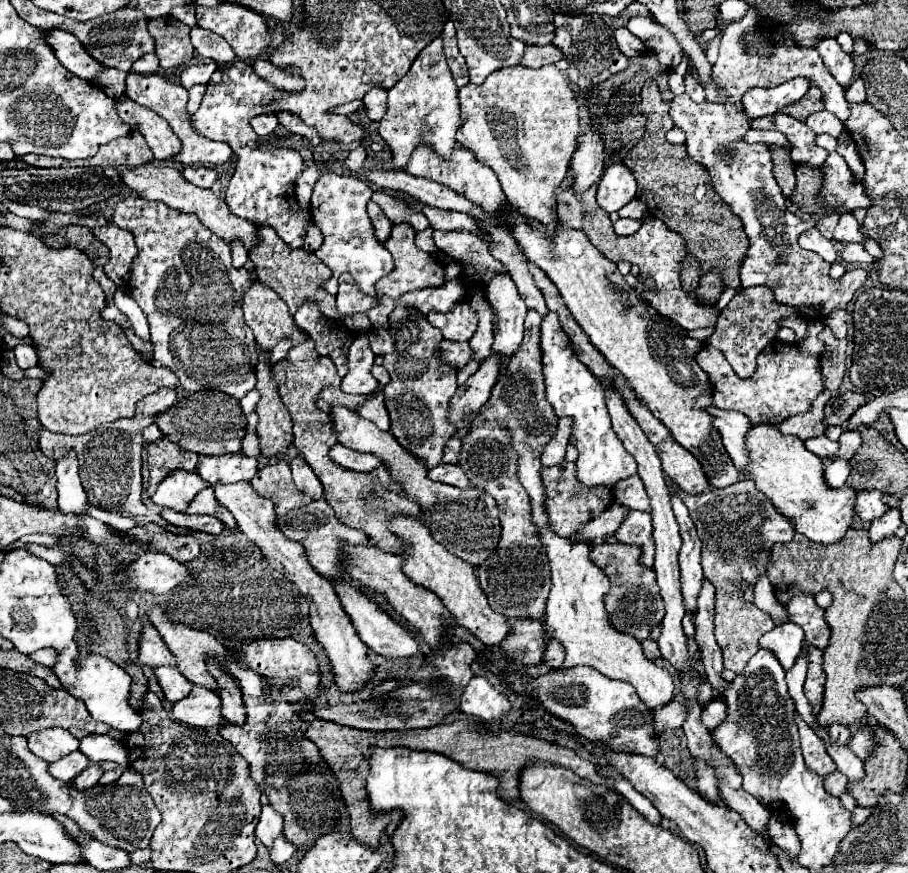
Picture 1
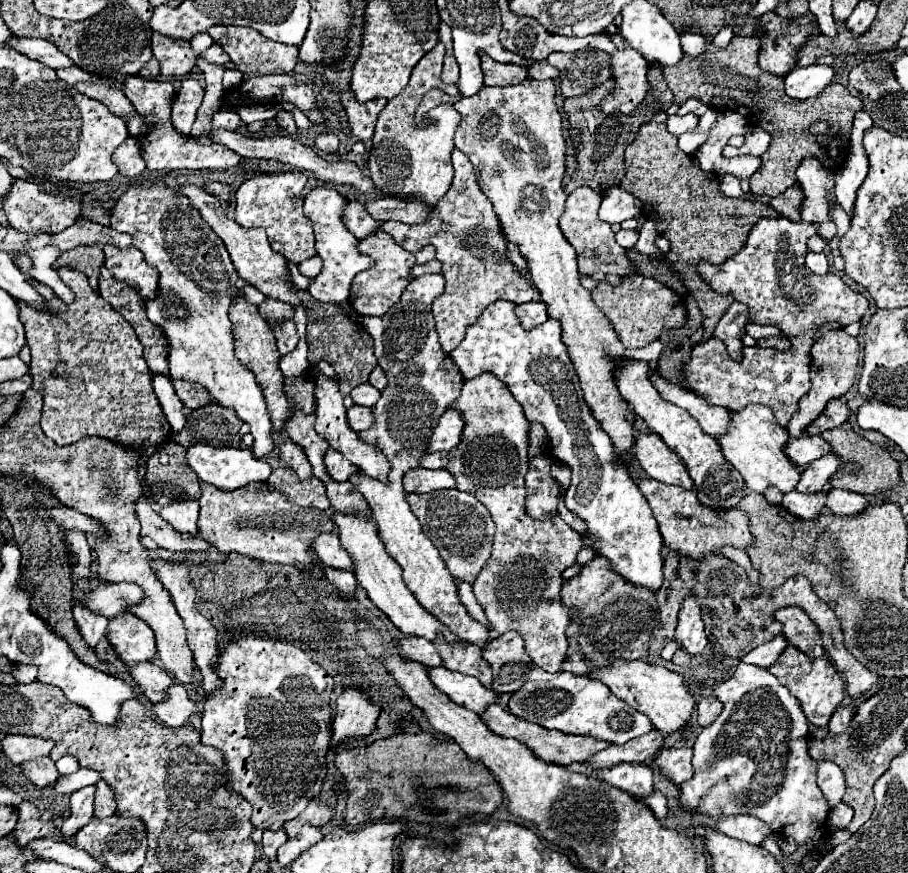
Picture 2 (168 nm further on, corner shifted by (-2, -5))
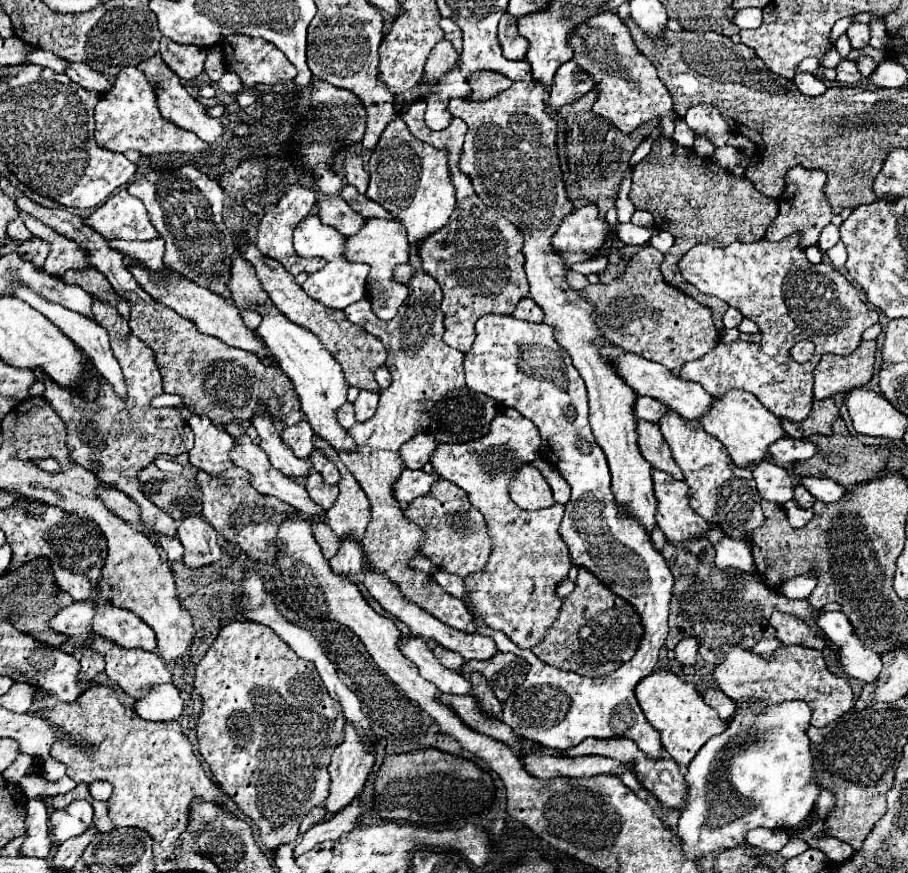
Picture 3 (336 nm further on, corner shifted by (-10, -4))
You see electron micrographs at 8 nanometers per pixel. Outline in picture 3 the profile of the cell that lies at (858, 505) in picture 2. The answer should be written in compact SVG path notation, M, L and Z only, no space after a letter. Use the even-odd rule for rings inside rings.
M803 477L801 483L811 491L811 495L821 503L837 503L847 495L847 489L831 479L815 479L815 477Z

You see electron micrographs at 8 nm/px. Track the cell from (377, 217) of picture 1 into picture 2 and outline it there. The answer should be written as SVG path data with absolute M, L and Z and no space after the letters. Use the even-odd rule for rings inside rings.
M355 200L347 202L347 208L343 210L343 224L347 224L347 230L349 230L357 240L367 238L367 236L369 236L373 230L377 230L377 226L379 226L379 222L373 220L373 218L365 212L363 204L359 204L359 202L355 202Z

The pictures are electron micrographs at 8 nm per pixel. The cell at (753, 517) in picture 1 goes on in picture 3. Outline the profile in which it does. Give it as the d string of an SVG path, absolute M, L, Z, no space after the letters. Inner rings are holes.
M653 471L653 485L657 497L657 527L665 533L671 545L681 545L693 537L705 537L711 523L691 509L689 485L675 481L665 471Z

